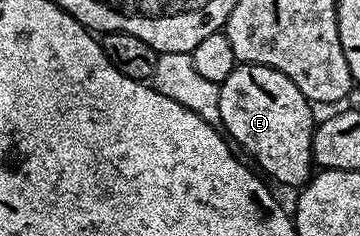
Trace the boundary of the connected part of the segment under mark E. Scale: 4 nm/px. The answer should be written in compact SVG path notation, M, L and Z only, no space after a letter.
M248 64L237 65L231 72L231 76L227 76L227 80L220 83L220 88L219 116L224 133L238 147L241 145L257 161L256 169L262 175L268 176L270 179L273 177L275 181L282 182L285 186L294 186L294 188L304 186L315 173L313 161L315 117L313 118L314 107L309 99L303 96L303 92L299 92L299 88L295 88L295 84L291 84L291 80L287 80L287 76L283 76L283 72L279 72L275 68Z

